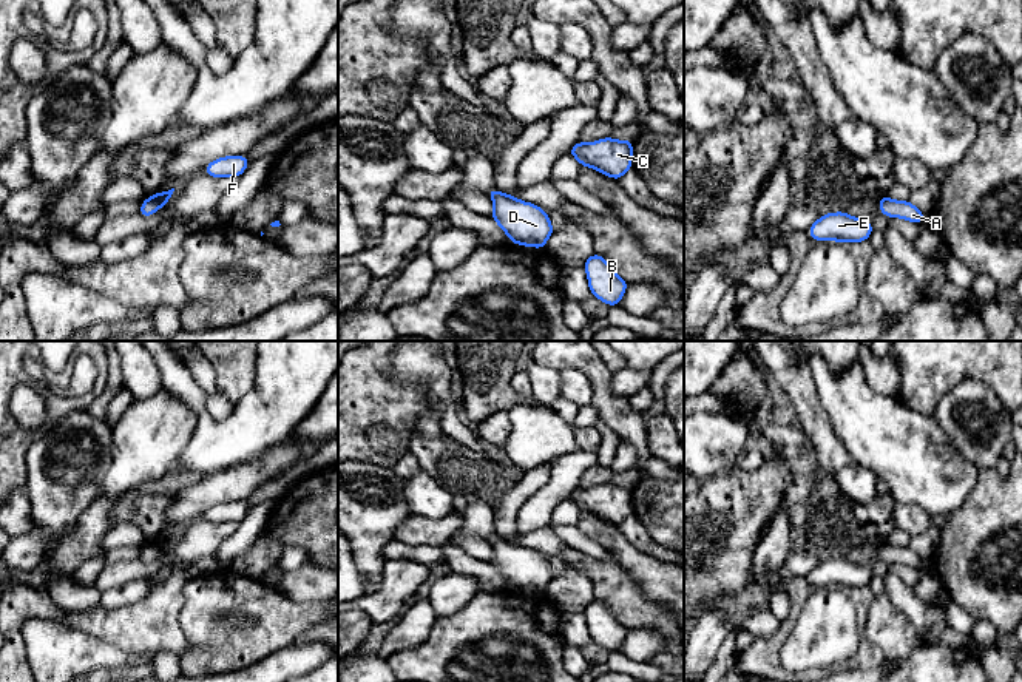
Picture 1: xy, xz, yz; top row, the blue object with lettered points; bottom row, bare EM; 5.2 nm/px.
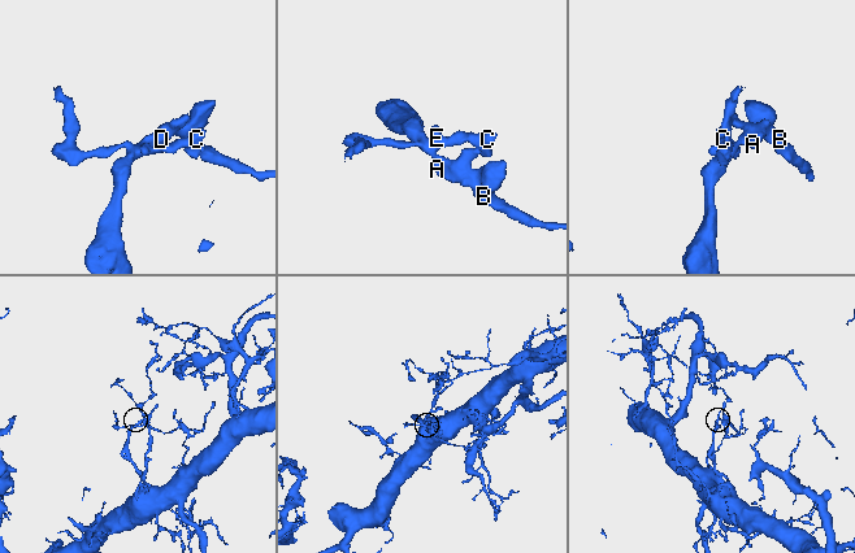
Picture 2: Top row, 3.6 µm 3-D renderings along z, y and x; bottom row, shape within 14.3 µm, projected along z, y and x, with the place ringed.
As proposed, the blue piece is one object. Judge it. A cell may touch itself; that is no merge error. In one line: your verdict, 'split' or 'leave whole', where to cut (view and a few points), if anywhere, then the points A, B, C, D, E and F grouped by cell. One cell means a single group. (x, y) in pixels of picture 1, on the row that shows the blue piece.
leave whole; cut none; groups A B C D E F

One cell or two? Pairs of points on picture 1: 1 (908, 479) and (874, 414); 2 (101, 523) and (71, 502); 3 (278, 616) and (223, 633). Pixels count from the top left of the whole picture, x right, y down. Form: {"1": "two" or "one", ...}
{"1": "one", "2": "two", "3": "one"}

